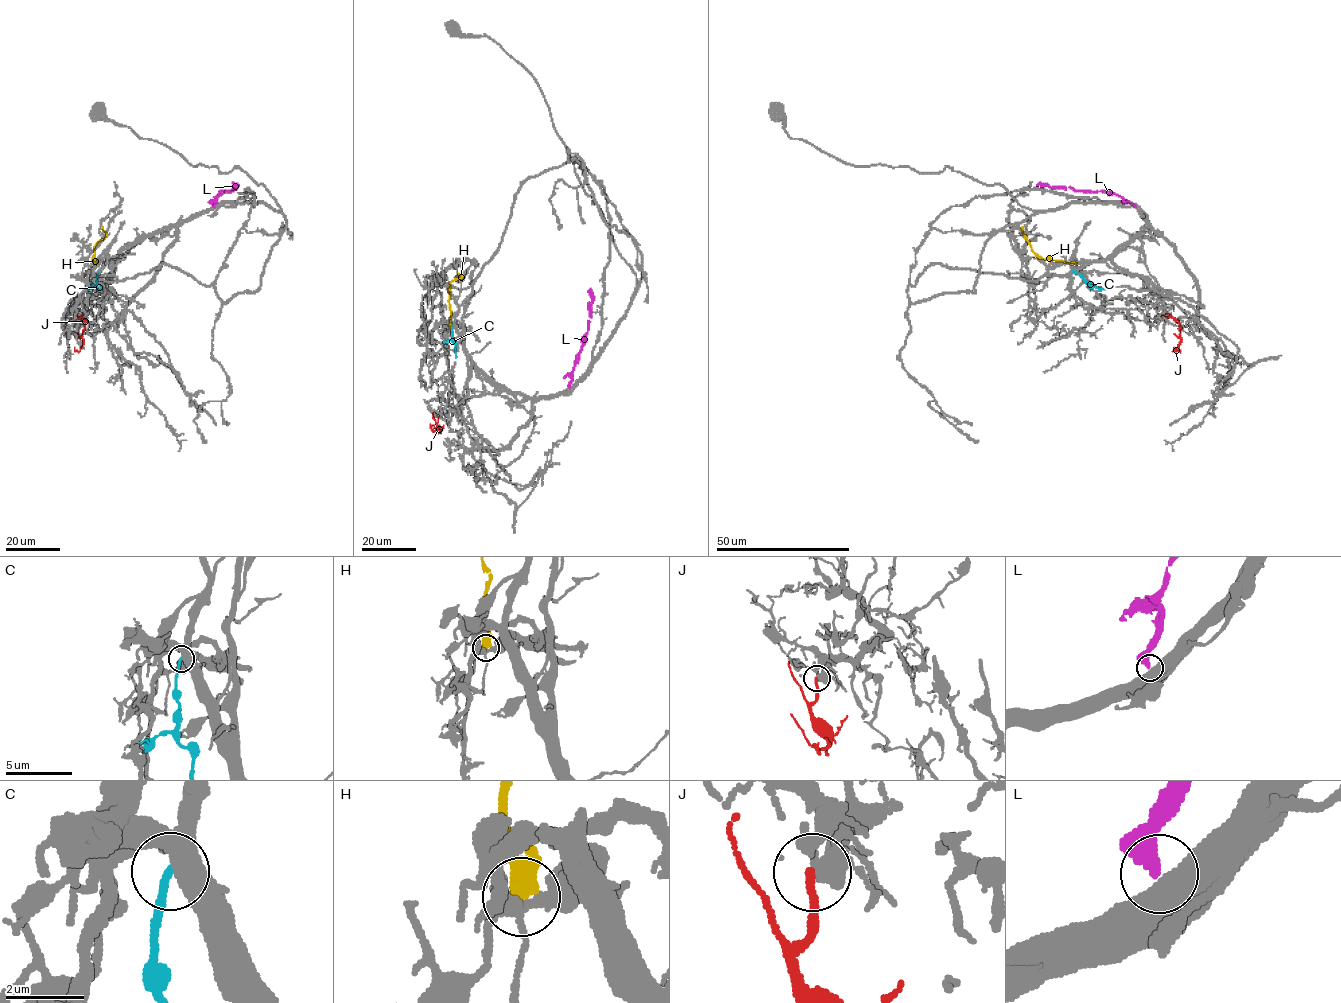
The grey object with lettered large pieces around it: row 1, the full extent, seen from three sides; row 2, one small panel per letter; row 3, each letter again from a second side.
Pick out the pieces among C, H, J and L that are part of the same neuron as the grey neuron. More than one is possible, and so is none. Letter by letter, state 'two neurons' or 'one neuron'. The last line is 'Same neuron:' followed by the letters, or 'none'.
C: two neurons
H: two neurons
J: one neuron
L: two neurons
Same neuron: J

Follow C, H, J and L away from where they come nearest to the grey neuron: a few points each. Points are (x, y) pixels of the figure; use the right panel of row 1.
C: (1074, 271), (1091, 286), (1106, 289)
H: (1076, 263), (1040, 258), (1032, 251), (1022, 226)
J: (1166, 313), (1180, 327), (1180, 352), (1174, 347)
L: (1136, 206), (1109, 192), (1037, 185)

